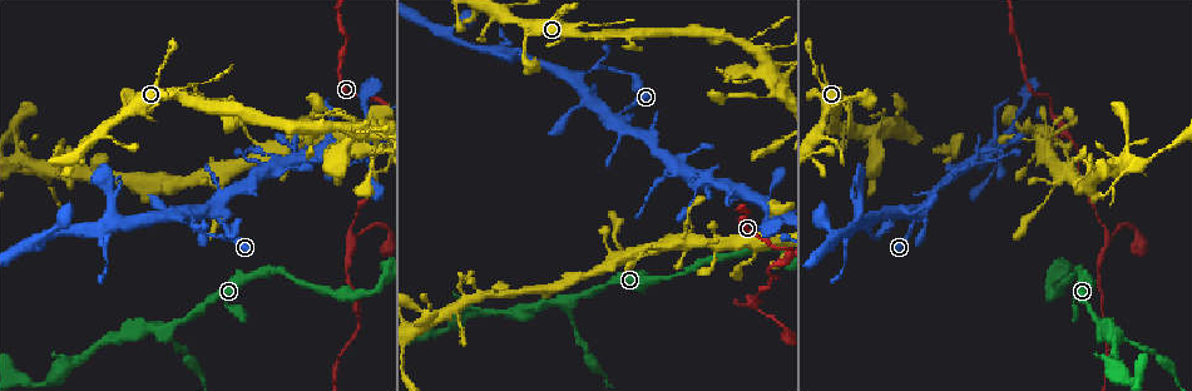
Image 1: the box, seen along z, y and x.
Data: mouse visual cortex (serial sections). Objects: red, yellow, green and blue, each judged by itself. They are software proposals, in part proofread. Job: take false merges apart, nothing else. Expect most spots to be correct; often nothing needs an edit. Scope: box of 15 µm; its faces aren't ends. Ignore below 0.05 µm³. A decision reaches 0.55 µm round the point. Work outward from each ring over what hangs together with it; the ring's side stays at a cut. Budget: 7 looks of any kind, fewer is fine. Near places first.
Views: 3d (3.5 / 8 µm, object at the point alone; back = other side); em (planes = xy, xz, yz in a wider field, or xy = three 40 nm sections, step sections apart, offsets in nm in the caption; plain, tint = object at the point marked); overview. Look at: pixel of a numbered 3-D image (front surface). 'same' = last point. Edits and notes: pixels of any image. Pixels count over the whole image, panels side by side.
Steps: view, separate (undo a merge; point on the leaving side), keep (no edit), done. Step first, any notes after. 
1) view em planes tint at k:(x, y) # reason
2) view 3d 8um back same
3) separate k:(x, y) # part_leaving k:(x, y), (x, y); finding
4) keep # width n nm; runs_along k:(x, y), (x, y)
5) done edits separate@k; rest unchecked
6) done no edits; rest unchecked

view 3d 3.5um at 1:(190, 222) # thin neck

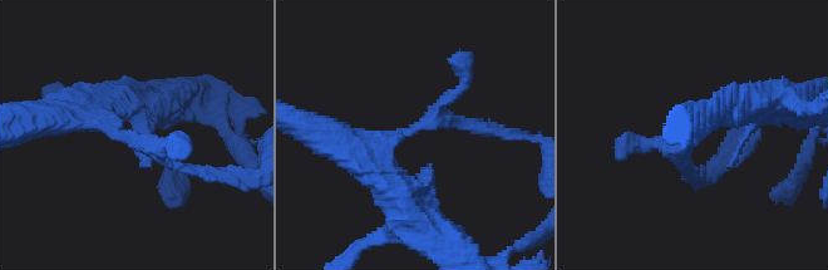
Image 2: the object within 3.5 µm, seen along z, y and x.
view em xy step 3 plain at 2:(134, 139)

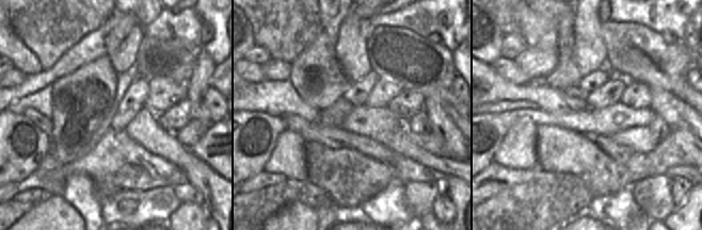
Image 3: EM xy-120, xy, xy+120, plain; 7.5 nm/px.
view em xy step 3 tint same

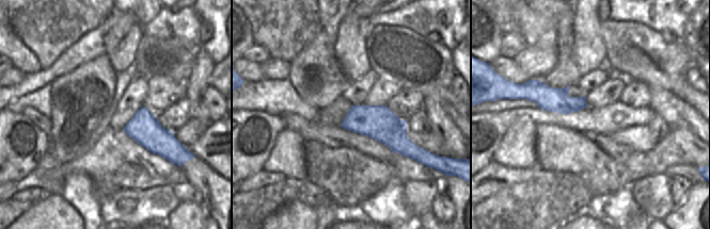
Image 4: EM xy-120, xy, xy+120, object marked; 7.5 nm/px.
keep # runs_along 2:(102, 107), (202, 172); one cell here

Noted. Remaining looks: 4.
view 3d 3.5um at 1:(367, 161) # thin neck

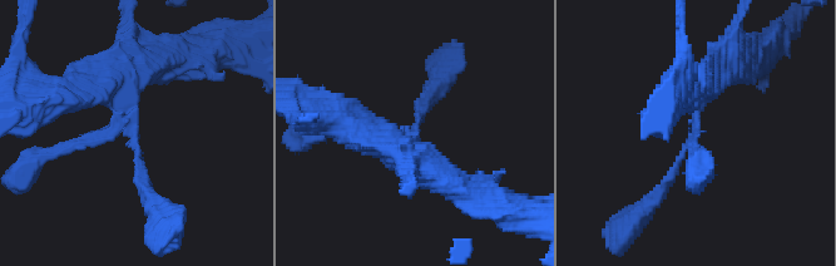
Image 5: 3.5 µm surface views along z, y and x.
view em planes tint at 5:(132, 139) # arms 3; arm_widths 100, 150, 400 nm; now the EM

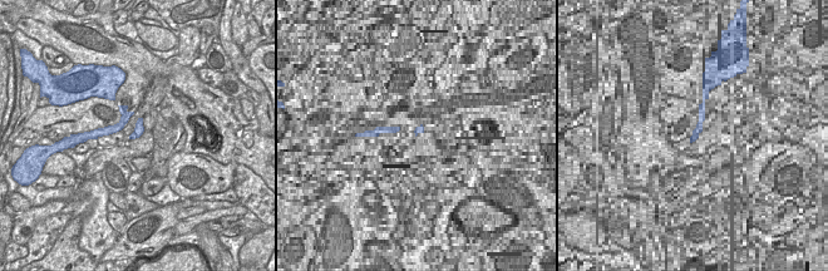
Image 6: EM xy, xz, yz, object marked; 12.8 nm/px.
keep # runs_along 5:(79, 87), (133, 126), (157, 206); one cell here

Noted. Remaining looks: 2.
view 3d 3.5um at 1:(780, 262) # abrupt turn

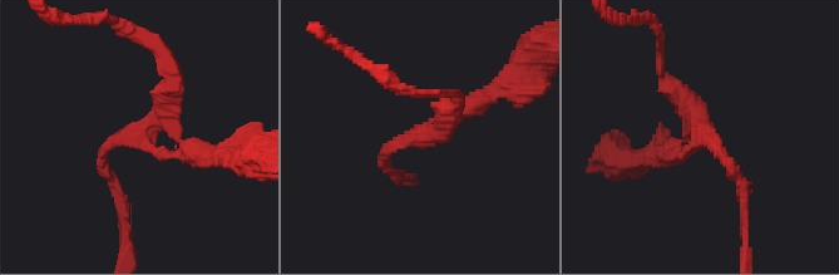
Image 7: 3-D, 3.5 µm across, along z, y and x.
view em xy step 2 tint at 7:(141, 134) # now the EM

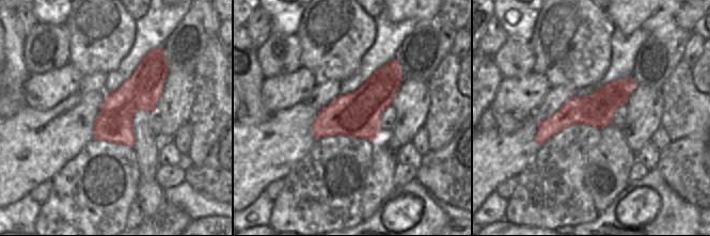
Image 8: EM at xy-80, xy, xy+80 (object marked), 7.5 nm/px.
keep # runs_along 7:(660, 70), (738, 178); continuous, no second cell

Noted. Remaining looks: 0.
done no edits; rest unchecked

